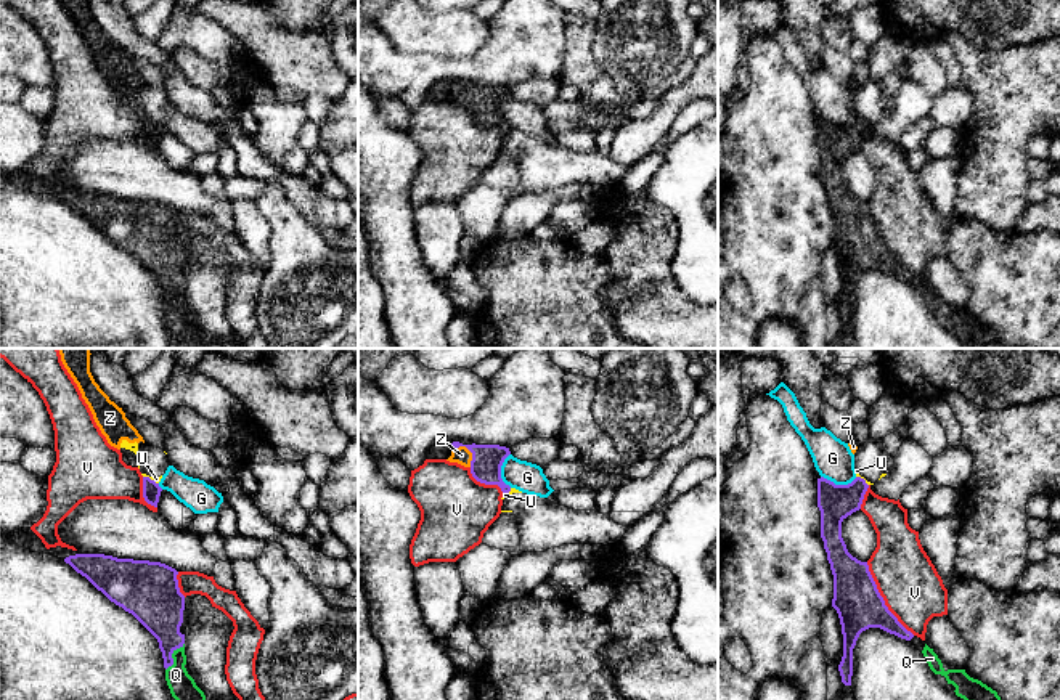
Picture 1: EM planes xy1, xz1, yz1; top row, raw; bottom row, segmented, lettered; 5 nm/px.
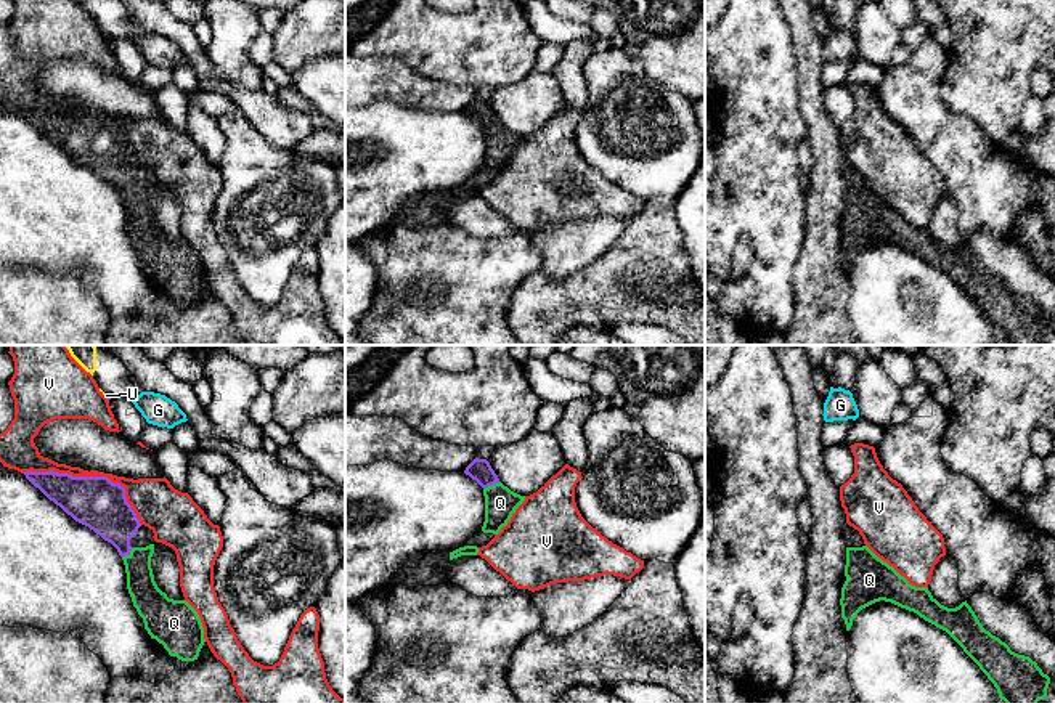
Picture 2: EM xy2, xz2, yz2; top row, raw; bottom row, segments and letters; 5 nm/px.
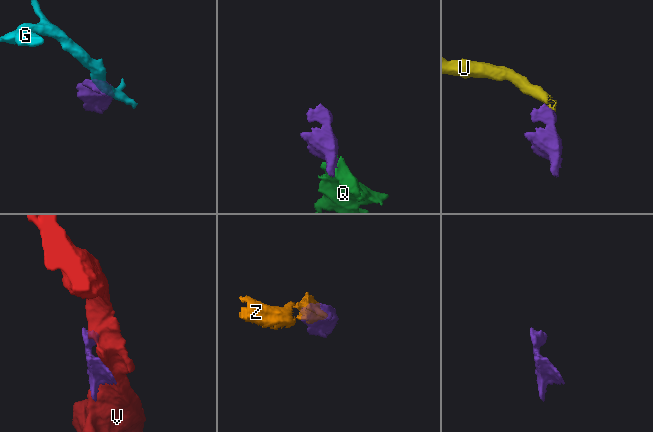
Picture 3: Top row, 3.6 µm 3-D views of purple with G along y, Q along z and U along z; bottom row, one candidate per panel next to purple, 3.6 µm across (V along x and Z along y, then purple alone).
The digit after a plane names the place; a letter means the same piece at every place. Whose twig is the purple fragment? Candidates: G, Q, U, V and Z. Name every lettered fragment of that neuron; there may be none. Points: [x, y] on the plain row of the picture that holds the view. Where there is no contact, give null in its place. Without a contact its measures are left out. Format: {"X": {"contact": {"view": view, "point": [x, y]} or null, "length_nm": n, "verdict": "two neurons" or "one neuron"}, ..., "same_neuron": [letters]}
{"G": {"contact": {"view": "xz1", "point": [500, 111]}, "length_nm": 180, "verdict": "two neurons"}, "Q": {"contact": {"view": "xy1", "point": [171, 297]}, "length_nm": 170, "verdict": "one neuron"}, "U": {"contact": {"view": "xy1", "point": [150, 119]}, "length_nm": 90, "verdict": "two neurons"}, "V": {"contact": {"view": "xy2", "point": [92, 117]}, "length_nm": 650, "verdict": "two neurons"}, "Z": {"contact": {"view": "xz1", "point": [468, 89]}, "length_nm": 140, "verdict": "one neuron"}, "same_neuron": ["Q", "Z"]}

